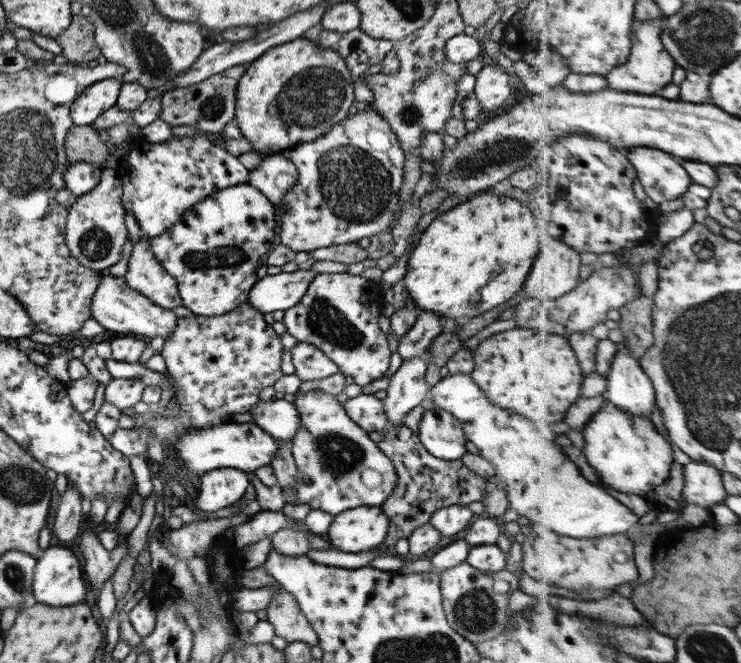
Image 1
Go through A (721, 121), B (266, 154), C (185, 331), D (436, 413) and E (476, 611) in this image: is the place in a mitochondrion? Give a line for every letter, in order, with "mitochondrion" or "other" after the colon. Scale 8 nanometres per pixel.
A: other
B: other
C: other
D: other
E: mitochondrion

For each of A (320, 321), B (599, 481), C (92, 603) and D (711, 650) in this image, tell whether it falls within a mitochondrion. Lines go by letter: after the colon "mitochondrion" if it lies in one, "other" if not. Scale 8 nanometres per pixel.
A: mitochondrion
B: other
C: other
D: mitochondrion

